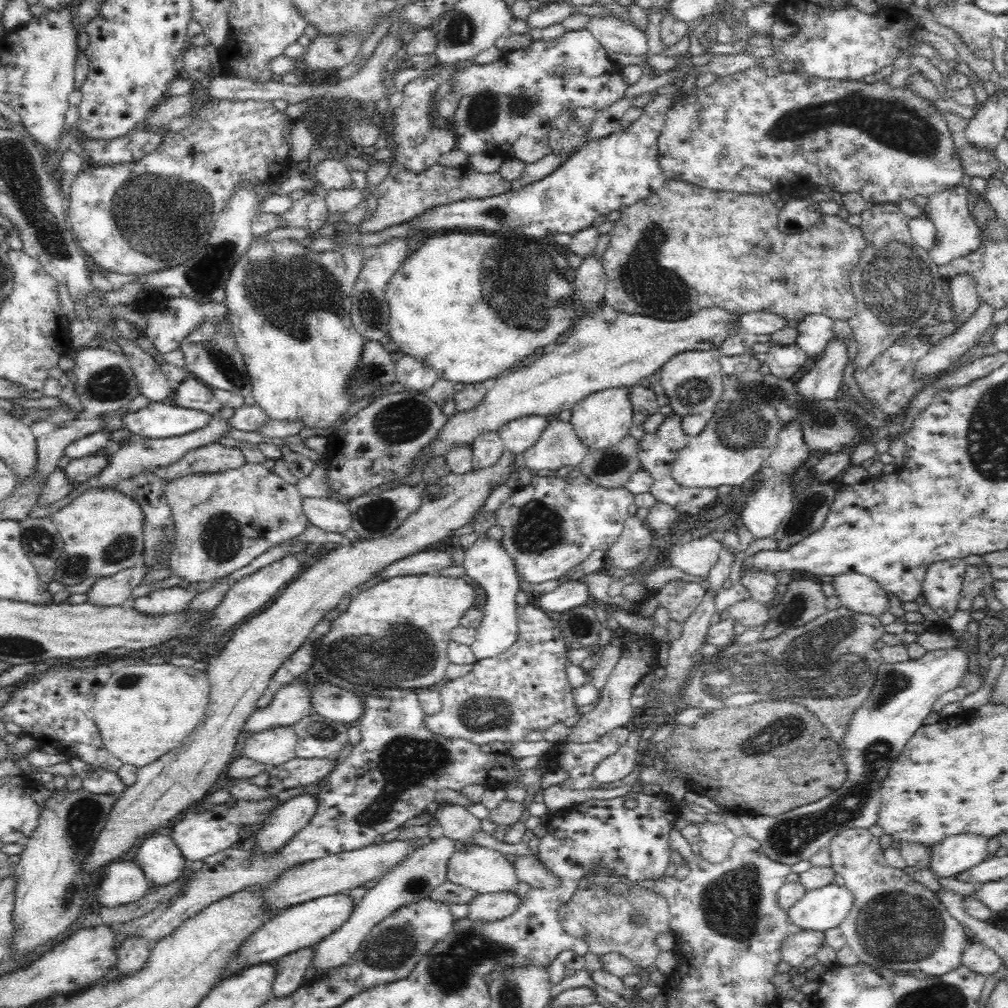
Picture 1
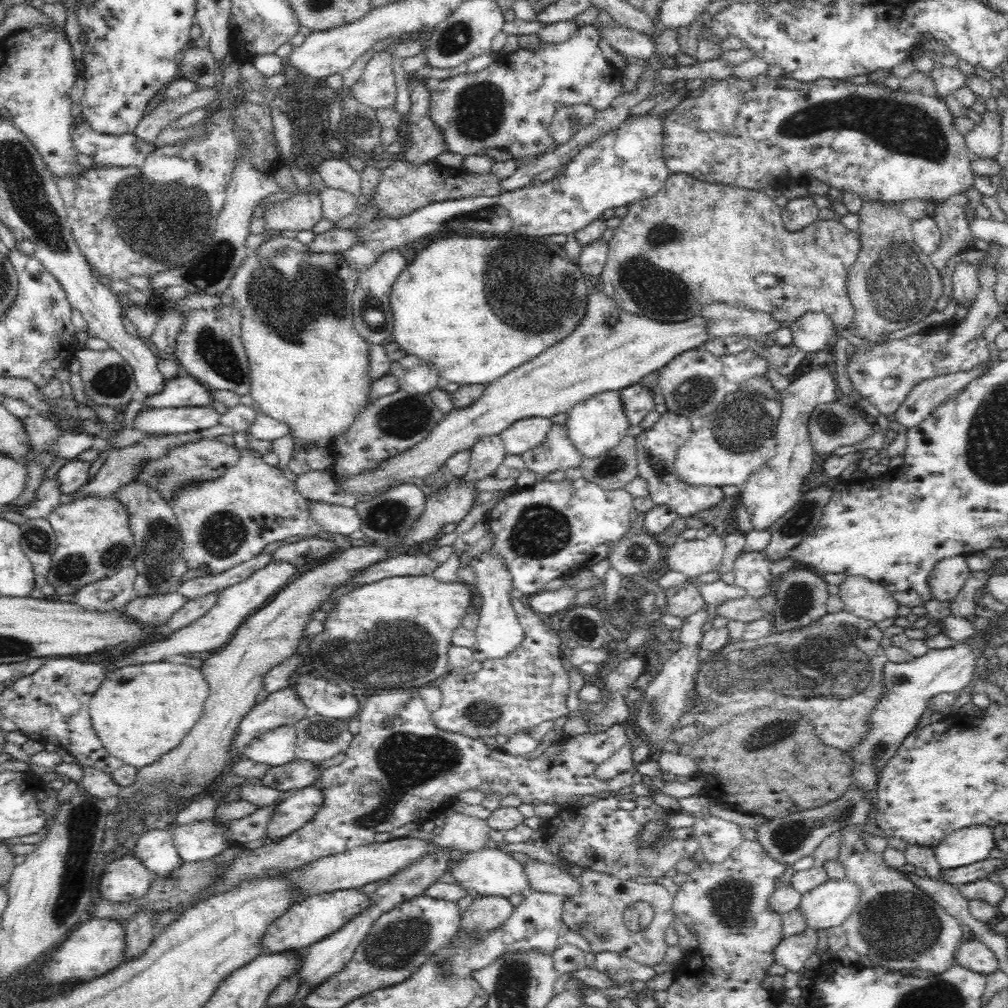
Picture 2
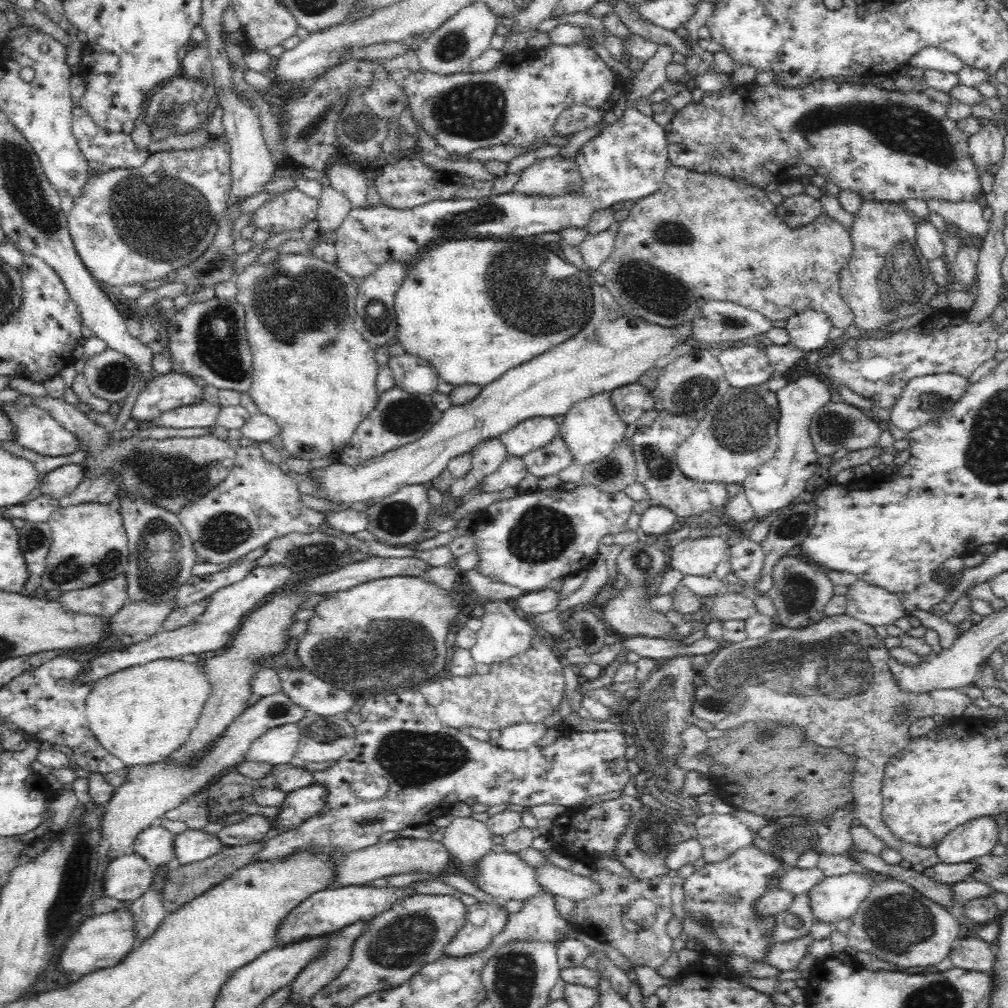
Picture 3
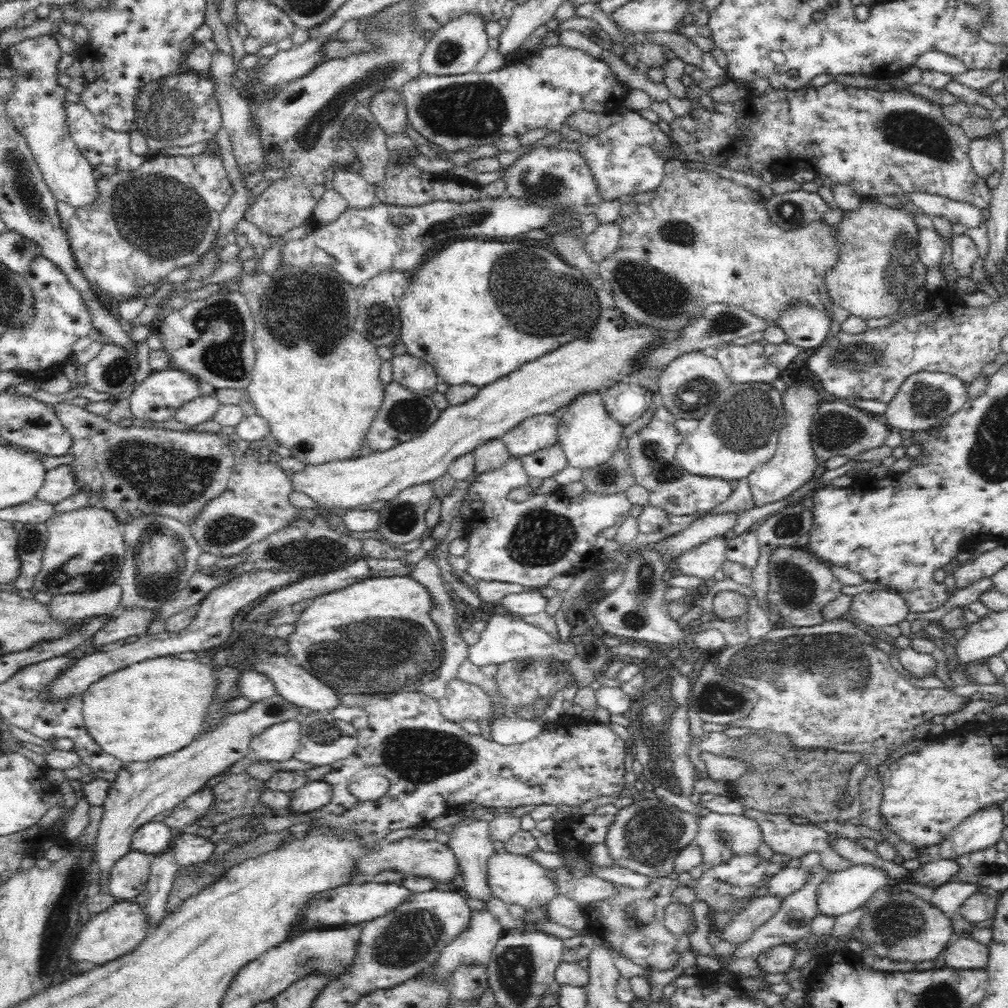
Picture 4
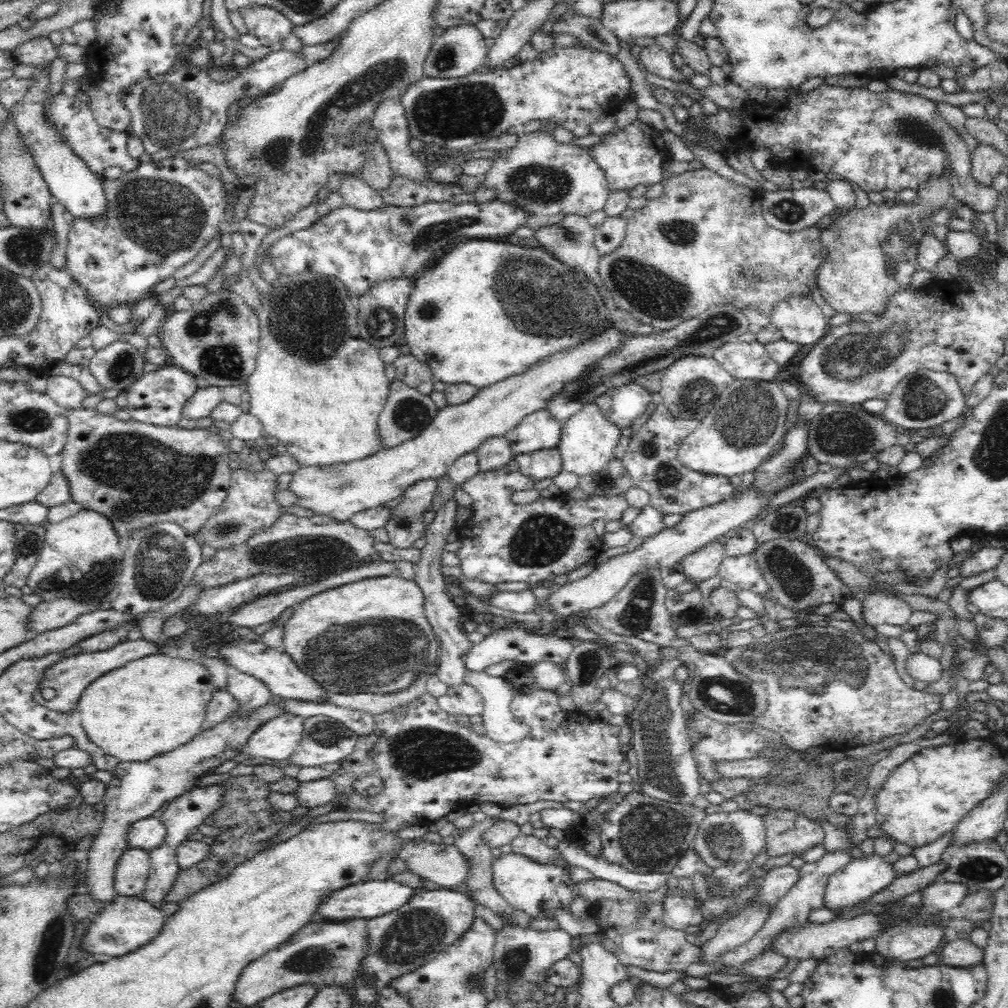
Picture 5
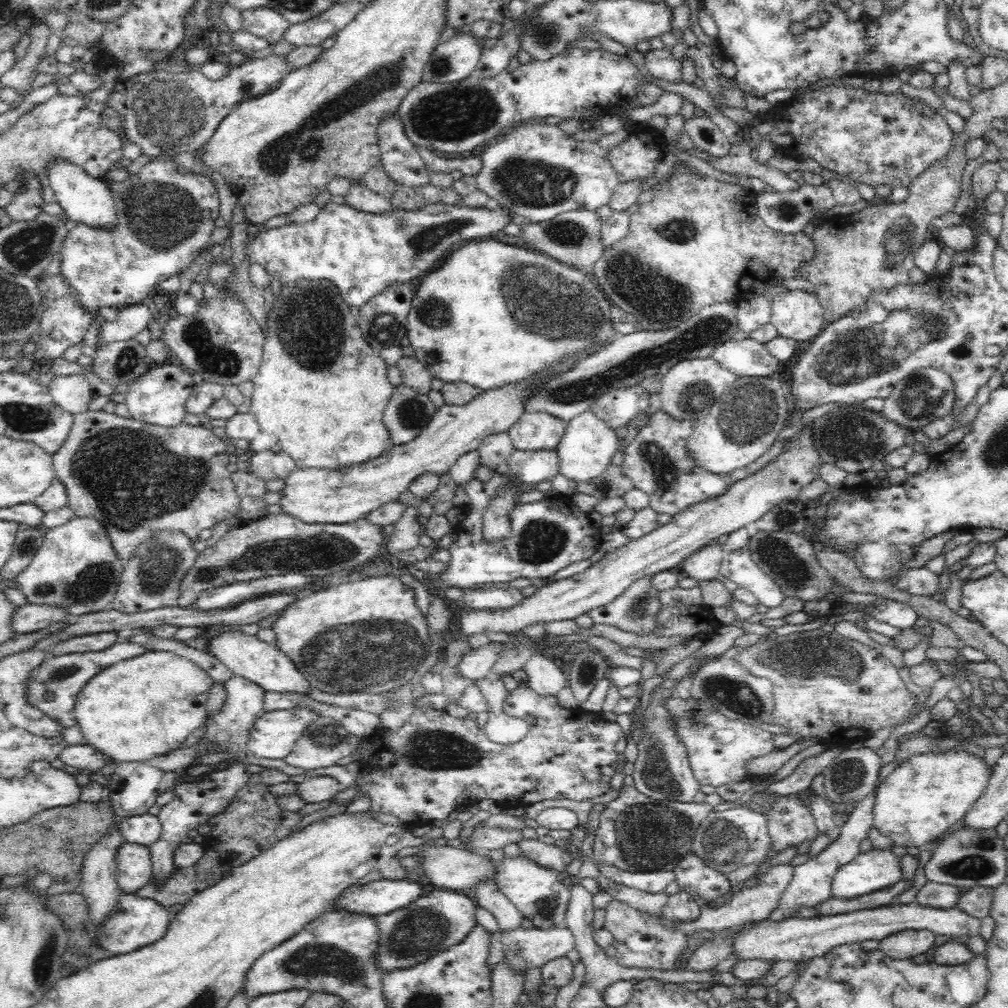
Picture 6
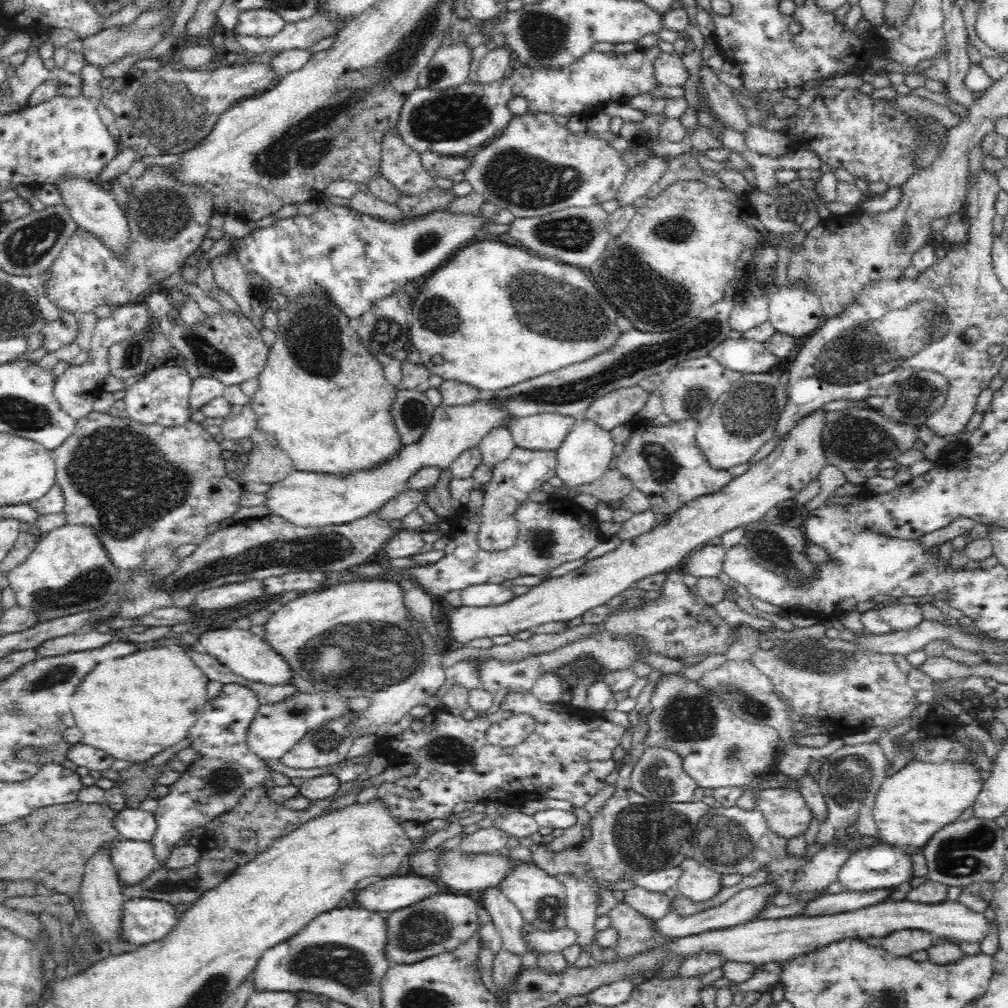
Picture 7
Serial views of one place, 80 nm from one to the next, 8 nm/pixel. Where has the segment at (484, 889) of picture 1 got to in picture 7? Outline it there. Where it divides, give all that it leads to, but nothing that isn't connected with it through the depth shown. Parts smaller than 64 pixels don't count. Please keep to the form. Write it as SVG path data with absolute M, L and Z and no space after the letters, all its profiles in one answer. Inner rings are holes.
M520 863L499 885L508 901L518 908L524 922L532 924L537 931L561 929L567 926L566 900L563 885L537 865Z

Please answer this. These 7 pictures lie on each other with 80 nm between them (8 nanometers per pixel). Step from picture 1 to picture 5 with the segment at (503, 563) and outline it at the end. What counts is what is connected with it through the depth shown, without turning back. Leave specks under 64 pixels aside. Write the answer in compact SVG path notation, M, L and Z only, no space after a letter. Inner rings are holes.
M508 622L501 625L492 625L494 634L485 636L479 643L473 644L466 653L464 664L466 670L470 672L485 672L488 666L498 664L502 660L519 660L522 664L528 662L553 662L563 665L570 656L573 646L566 638L560 638L552 634L541 634L531 629L530 625L523 623L510 624Z

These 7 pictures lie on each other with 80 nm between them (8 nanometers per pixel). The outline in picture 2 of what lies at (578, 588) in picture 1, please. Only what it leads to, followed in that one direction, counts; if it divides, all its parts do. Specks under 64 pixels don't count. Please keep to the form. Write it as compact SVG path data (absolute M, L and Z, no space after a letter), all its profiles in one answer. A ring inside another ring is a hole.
M564 584L554 591L548 591L544 588L534 594L525 596L523 600L532 611L544 617L574 607L572 598L574 598L575 593L576 590L572 590L568 585Z

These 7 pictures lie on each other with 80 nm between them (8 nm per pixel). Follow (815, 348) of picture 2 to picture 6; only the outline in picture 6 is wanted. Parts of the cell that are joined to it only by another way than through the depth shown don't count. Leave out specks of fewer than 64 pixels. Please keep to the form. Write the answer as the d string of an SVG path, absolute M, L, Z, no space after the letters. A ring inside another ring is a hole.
M789 289L770 301L771 323L778 335L794 341L812 341L828 324L819 298L808 291Z

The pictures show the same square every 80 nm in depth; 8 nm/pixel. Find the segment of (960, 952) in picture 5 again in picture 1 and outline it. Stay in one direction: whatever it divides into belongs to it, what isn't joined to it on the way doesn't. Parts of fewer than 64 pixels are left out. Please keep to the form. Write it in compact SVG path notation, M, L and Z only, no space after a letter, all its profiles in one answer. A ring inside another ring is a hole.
M970 941L961 957L961 966L983 976L993 975L1003 967L996 952L980 941Z

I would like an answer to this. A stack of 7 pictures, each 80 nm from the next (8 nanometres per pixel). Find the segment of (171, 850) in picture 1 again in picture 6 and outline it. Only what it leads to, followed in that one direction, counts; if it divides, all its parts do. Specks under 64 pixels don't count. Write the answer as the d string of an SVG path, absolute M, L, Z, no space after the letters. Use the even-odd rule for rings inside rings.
M147 812L128 816L116 826L127 842L148 848L162 835L161 822L156 816Z

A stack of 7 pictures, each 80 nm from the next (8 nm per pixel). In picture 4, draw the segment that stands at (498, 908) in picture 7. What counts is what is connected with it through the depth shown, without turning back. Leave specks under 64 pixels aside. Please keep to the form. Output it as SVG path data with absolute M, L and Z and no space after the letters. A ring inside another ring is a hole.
M468 820L456 826L449 834L450 841L447 846L454 851L458 863L460 863L460 884L461 891L470 899L476 899L488 903L494 899L490 887L488 887L488 860L494 856L495 846L489 840L489 823L484 820Z

